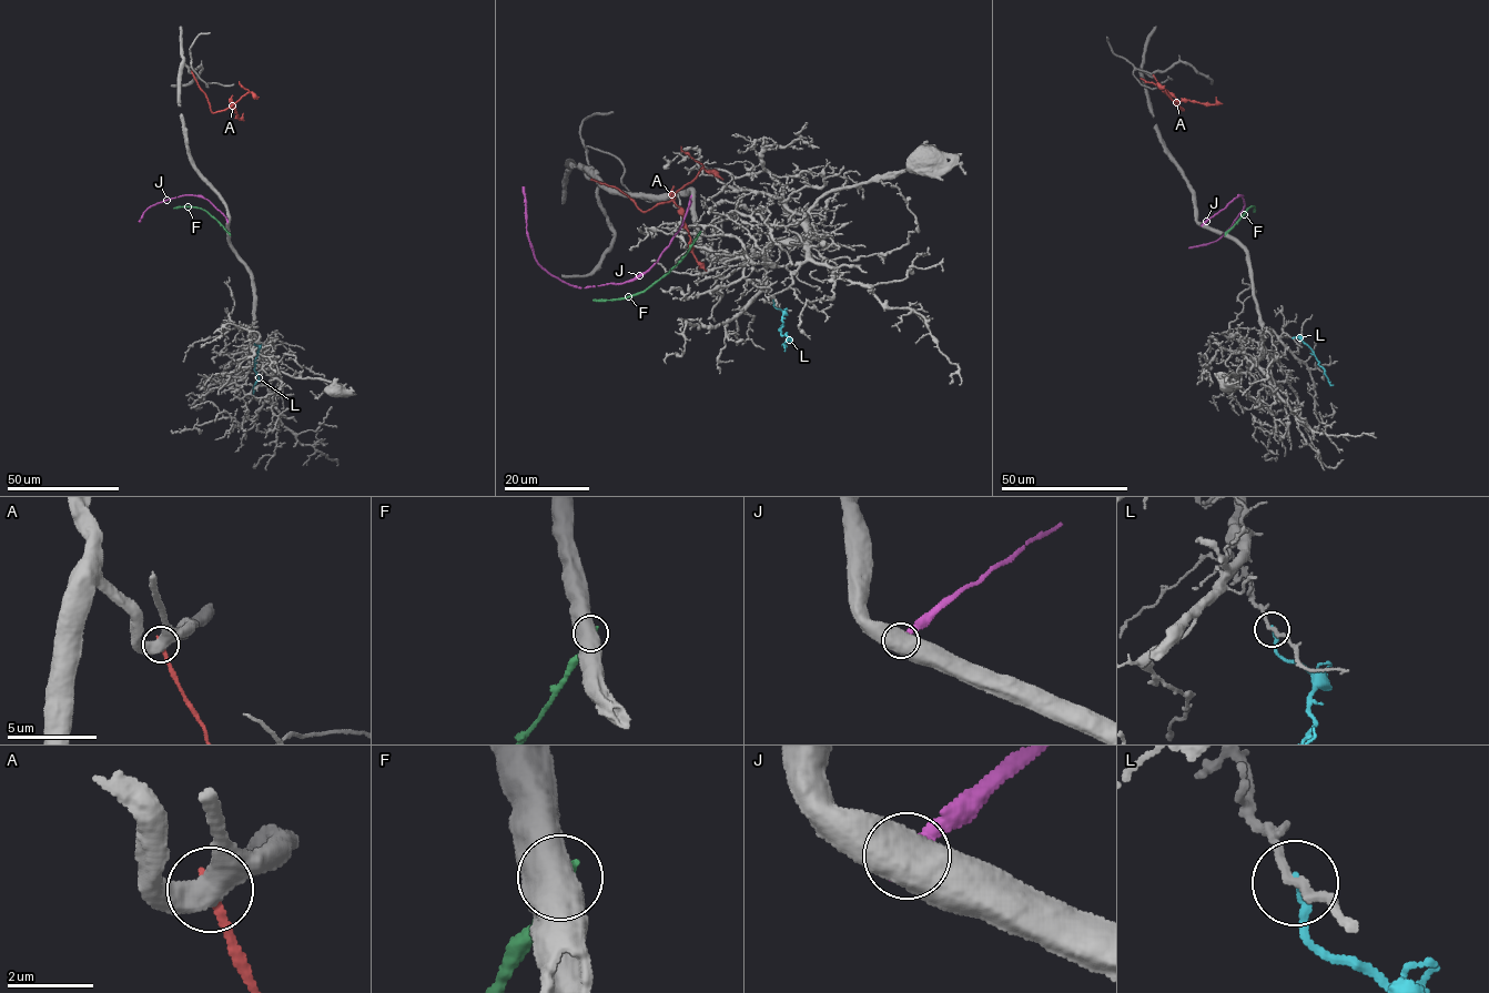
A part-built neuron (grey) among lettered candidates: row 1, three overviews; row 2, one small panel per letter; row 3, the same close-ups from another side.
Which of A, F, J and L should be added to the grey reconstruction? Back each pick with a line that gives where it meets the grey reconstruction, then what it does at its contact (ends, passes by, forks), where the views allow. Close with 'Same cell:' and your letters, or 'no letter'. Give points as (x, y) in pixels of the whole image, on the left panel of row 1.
Same cell: no letter

